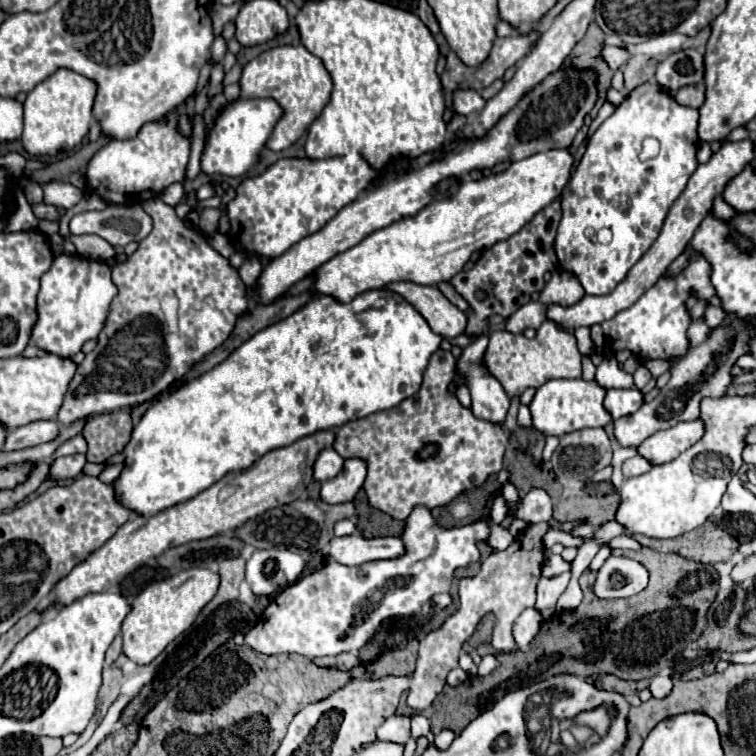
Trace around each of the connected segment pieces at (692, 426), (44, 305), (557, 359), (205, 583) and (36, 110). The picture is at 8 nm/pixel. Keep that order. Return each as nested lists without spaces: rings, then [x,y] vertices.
[[[701,420],[679,422],[677,426],[661,430],[657,434],[649,436],[647,440],[643,440],[643,444],[639,444],[637,452],[643,458],[647,458],[653,466],[667,464],[667,462],[675,460],[681,452],[691,448],[703,436],[703,432],[705,432],[705,428],[703,428]]]
[[[55,256],[53,266],[41,278],[41,290],[37,296],[37,324],[31,338],[45,352],[61,358],[77,354],[87,340],[95,340],[105,324],[109,304],[117,296],[117,288],[111,282],[111,268],[105,262],[95,262],[83,256]]]
[[[545,320],[537,332],[539,334],[531,340],[523,334],[511,334],[507,330],[489,334],[483,364],[487,372],[501,382],[509,398],[523,394],[527,388],[539,388],[553,378],[581,378],[581,354],[577,350],[575,336],[567,330],[561,330],[561,326],[553,320]]]
[[[187,570],[167,580],[149,584],[135,600],[133,610],[123,620],[123,654],[135,664],[151,664],[167,644],[183,634],[199,616],[203,606],[217,594],[219,576],[211,570]]]
[[[57,70],[27,94],[23,102],[25,126],[21,144],[29,156],[55,156],[61,150],[73,150],[89,132],[91,106],[95,100],[95,82],[71,70]]]

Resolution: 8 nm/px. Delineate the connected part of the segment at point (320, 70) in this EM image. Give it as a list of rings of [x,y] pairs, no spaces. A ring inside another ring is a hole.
[[[303,44],[277,46],[259,54],[255,60],[251,60],[245,66],[239,84],[241,84],[241,98],[269,96],[275,98],[285,112],[267,142],[267,148],[271,150],[285,150],[293,142],[297,142],[301,134],[313,124],[313,120],[319,118],[321,110],[327,106],[331,98],[331,88],[333,88],[331,76],[325,70],[321,58],[311,54]]]

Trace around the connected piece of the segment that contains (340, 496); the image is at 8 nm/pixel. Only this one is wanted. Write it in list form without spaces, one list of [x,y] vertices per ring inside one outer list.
[[[357,458],[345,460],[343,472],[339,476],[335,476],[333,480],[323,482],[321,500],[327,504],[351,502],[355,498],[355,494],[361,490],[365,474],[367,474],[367,466],[363,460],[357,460]]]

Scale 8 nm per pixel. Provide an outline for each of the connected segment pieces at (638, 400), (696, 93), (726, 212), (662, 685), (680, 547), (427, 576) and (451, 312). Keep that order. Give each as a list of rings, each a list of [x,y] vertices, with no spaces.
[[[637,388],[607,390],[607,396],[603,400],[603,406],[607,408],[607,412],[611,414],[613,420],[637,412],[641,408],[641,404],[643,404],[643,394]]]
[[[699,82],[699,84],[691,84],[691,86],[683,86],[677,90],[675,94],[675,100],[683,106],[689,106],[689,108],[699,108],[705,100],[705,84]]]
[[[717,196],[717,198],[715,198],[715,202],[713,202],[713,210],[711,210],[711,214],[715,216],[715,220],[731,222],[731,220],[735,218],[737,210],[735,210],[735,208],[731,208],[731,206],[721,198],[721,196]]]
[[[657,676],[651,680],[651,686],[649,686],[653,698],[665,698],[671,692],[671,688],[673,688],[673,682],[669,676]]]
[[[709,524],[709,534],[705,526],[689,534],[671,538],[671,540],[651,540],[649,536],[633,536],[633,538],[653,550],[673,552],[673,554],[679,554],[683,558],[703,562],[703,564],[713,564],[723,558],[729,560],[739,544],[739,540],[735,540],[725,528],[719,530],[719,526],[715,524]]]
[[[417,506],[407,518],[407,526],[403,532],[403,542],[407,546],[407,554],[397,560],[375,560],[365,562],[361,566],[343,566],[331,560],[321,570],[303,576],[299,582],[287,586],[275,600],[267,606],[261,620],[245,634],[245,644],[251,646],[259,654],[301,654],[307,658],[317,656],[337,656],[341,652],[359,652],[381,628],[381,622],[393,616],[413,616],[421,610],[431,596],[449,592],[453,572],[459,566],[467,566],[469,562],[479,560],[477,542],[489,536],[489,526],[485,520],[463,526],[463,528],[439,528],[431,512],[423,506]]]
[[[391,282],[385,290],[399,292],[431,326],[435,334],[441,334],[447,340],[453,340],[465,332],[467,314],[453,306],[437,286],[421,286],[415,282]]]

